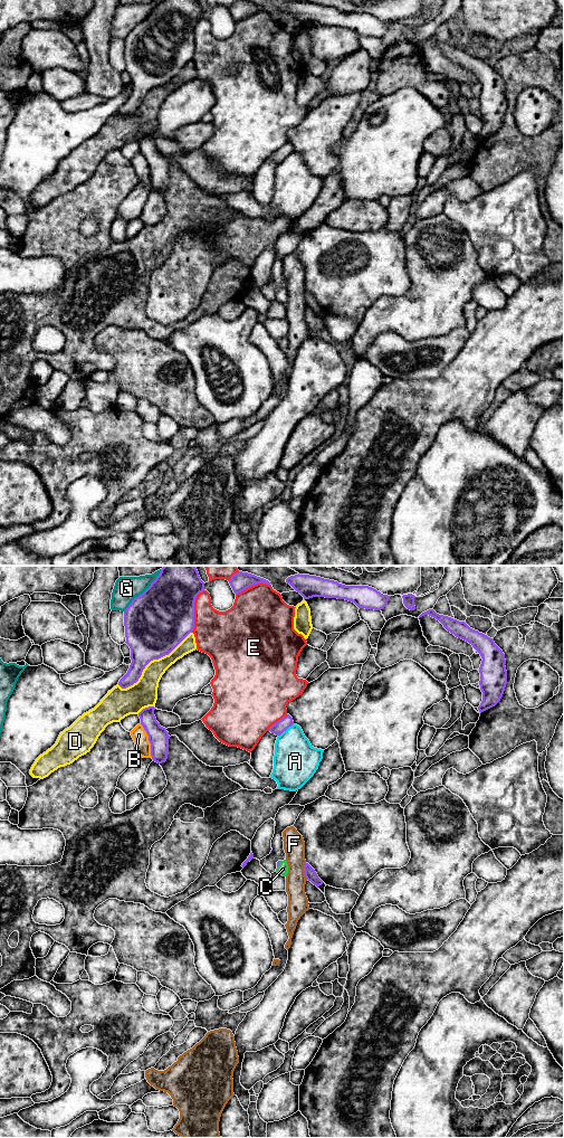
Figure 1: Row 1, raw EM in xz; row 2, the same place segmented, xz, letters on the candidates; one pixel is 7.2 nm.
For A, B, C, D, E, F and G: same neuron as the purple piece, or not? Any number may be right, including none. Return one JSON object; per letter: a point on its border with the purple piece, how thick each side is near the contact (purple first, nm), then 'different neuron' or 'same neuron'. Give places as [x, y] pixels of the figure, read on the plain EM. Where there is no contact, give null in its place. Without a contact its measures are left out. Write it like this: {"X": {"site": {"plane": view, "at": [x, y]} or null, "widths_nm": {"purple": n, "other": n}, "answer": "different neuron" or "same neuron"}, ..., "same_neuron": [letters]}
{"A": {"site": {"plane": "xz", "at": [285, 158]}, "widths_nm": {"purple": 90, "other": 320}, "answer": "different neuron"}, "B": {"site": {"plane": "xz", "at": [149, 168]}, "widths_nm": {"purple": 150, "other": 110}, "answer": "different neuron"}, "C": {"site": {"plane": "xz", "at": [279, 291]}, "widths_nm": {"purple": 20, "other": 80}, "answer": "same neuron"}, "D": {"site": {"plane": "xz", "at": [151, 87]}, "widths_nm": {"purple": 440, "other": 200}, "answer": "different neuron"}, "E": {"site": {"plane": "xz", "at": [193, 38]}, "widths_nm": {"purple": 440, "other": 340}, "answer": "different neuron"}, "F": {"site": {"plane": "xz", "at": [305, 299]}, "widths_nm": {"purple": 80, "other": 160}, "answer": "different neuron"}, "G": {"site": {"plane": "xz", "at": [142, 21]}, "widths_nm": {"purple": 460, "other": 180}, "answer": "different neuron"}, "same_neuron": ["C"]}

